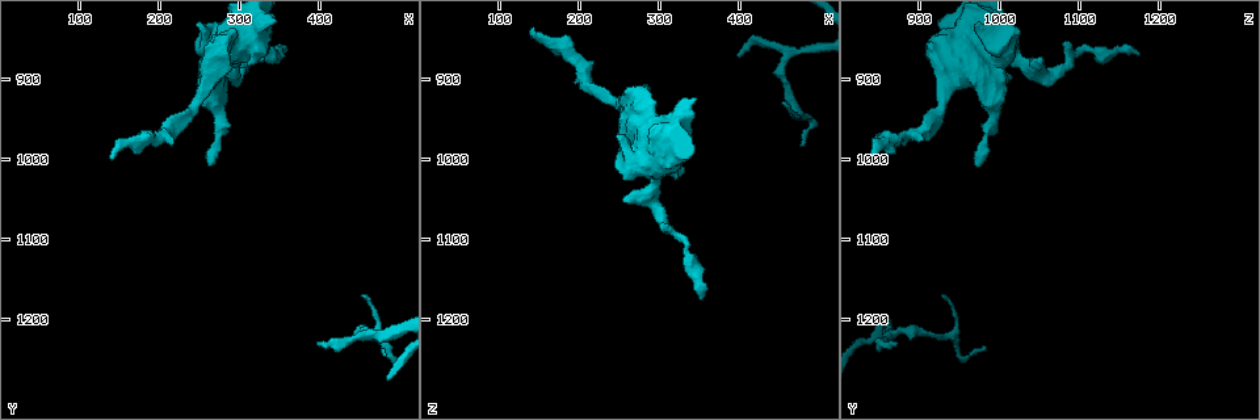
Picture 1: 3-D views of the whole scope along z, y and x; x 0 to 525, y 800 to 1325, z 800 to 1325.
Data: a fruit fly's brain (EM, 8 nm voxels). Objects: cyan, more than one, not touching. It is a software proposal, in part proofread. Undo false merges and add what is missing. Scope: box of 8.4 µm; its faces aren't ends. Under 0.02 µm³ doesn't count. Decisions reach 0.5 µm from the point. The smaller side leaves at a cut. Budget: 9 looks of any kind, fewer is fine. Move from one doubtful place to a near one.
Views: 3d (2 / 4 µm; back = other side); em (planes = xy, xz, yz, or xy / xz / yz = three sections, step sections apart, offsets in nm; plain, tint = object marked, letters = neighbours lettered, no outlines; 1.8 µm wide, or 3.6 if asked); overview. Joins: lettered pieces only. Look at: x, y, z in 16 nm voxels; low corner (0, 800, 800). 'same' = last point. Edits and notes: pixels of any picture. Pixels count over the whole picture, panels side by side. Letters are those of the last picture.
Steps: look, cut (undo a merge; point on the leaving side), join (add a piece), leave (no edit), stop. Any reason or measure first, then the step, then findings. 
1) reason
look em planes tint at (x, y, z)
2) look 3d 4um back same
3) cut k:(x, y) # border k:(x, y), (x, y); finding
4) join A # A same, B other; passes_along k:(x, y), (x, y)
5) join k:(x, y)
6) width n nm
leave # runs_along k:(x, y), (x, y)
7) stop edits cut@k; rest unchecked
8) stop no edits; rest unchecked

an open end
look em planes tint at (265, 1010, 975)

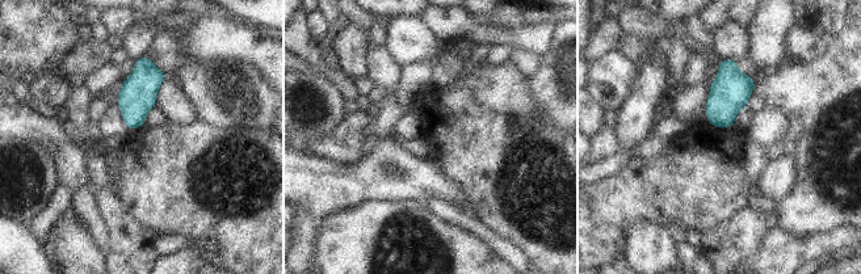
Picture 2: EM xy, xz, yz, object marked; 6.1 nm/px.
look em planes letters same

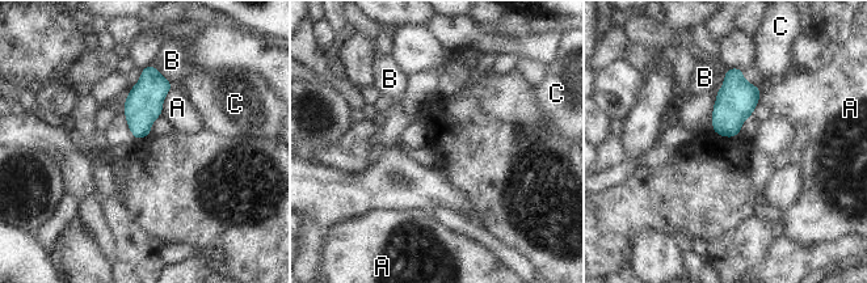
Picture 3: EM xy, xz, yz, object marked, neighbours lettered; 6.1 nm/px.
width 150 nm
leave # A other, B other, C other; border 3:(173, 88), (164, 98), (161, 114); no lettered piece goes on from it

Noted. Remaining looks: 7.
branch stops here
look 3d 4um at (140, 1000, 835)

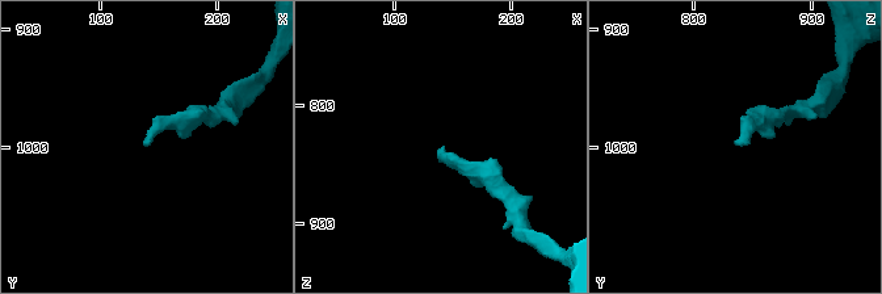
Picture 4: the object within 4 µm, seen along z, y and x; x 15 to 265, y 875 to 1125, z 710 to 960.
need the tissue
look em planes plain at (144, 1002, 836)

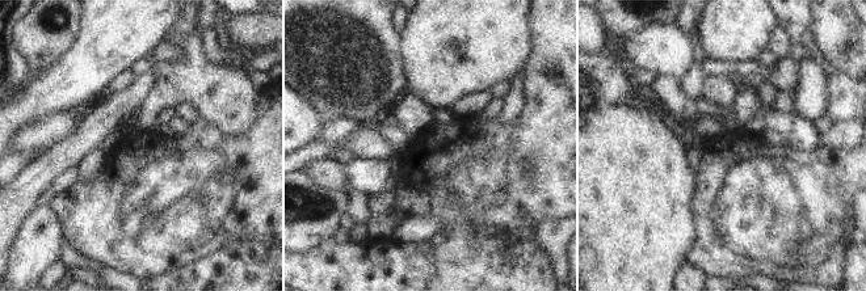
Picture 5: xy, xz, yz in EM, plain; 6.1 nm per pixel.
see the neighbours
look em planes letters same

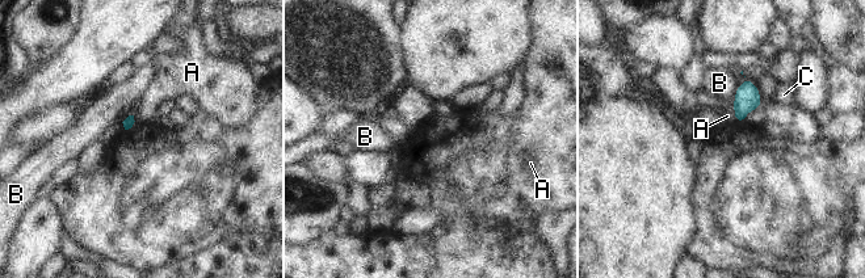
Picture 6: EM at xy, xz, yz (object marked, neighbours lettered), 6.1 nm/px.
leave # A other, B other, C other; no lettered piece goes on from it

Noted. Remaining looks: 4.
thick turns thin
look 3d 4um at (270, 870, 960)

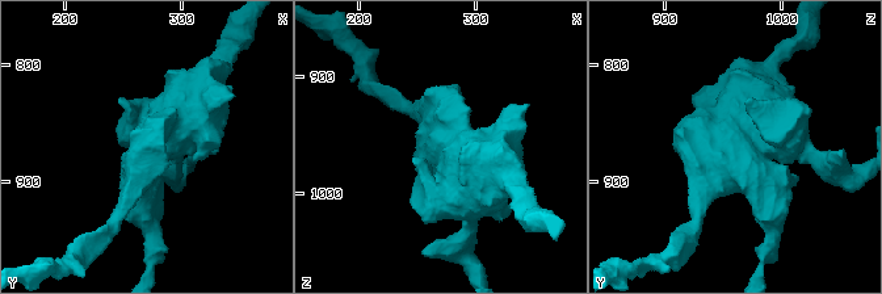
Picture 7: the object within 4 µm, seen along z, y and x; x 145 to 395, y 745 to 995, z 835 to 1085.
look em 3.6um xy step 4 tint at (272, 872, 956)

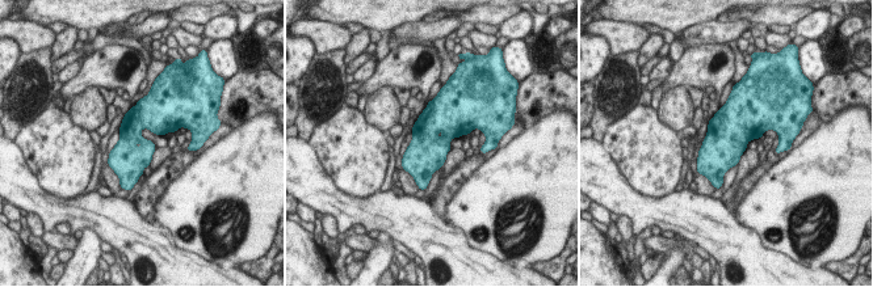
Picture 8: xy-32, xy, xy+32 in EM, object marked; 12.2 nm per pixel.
another direction
look em 3.6um planes letters same

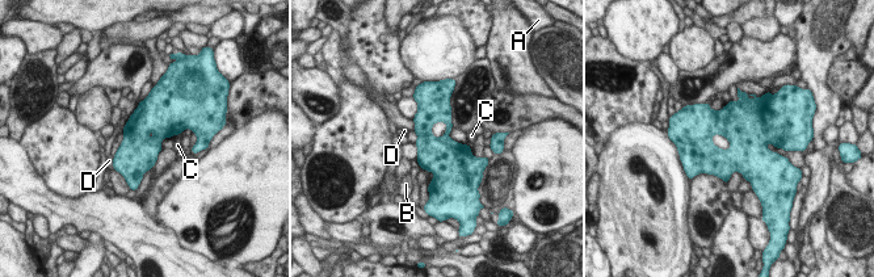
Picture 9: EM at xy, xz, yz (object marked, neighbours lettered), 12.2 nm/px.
width 380 nm
leave # A other, B other, C other, D other; border 9:(114, 158), (112, 167); all the same cell

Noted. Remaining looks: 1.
stop no edits; rest unchecked

